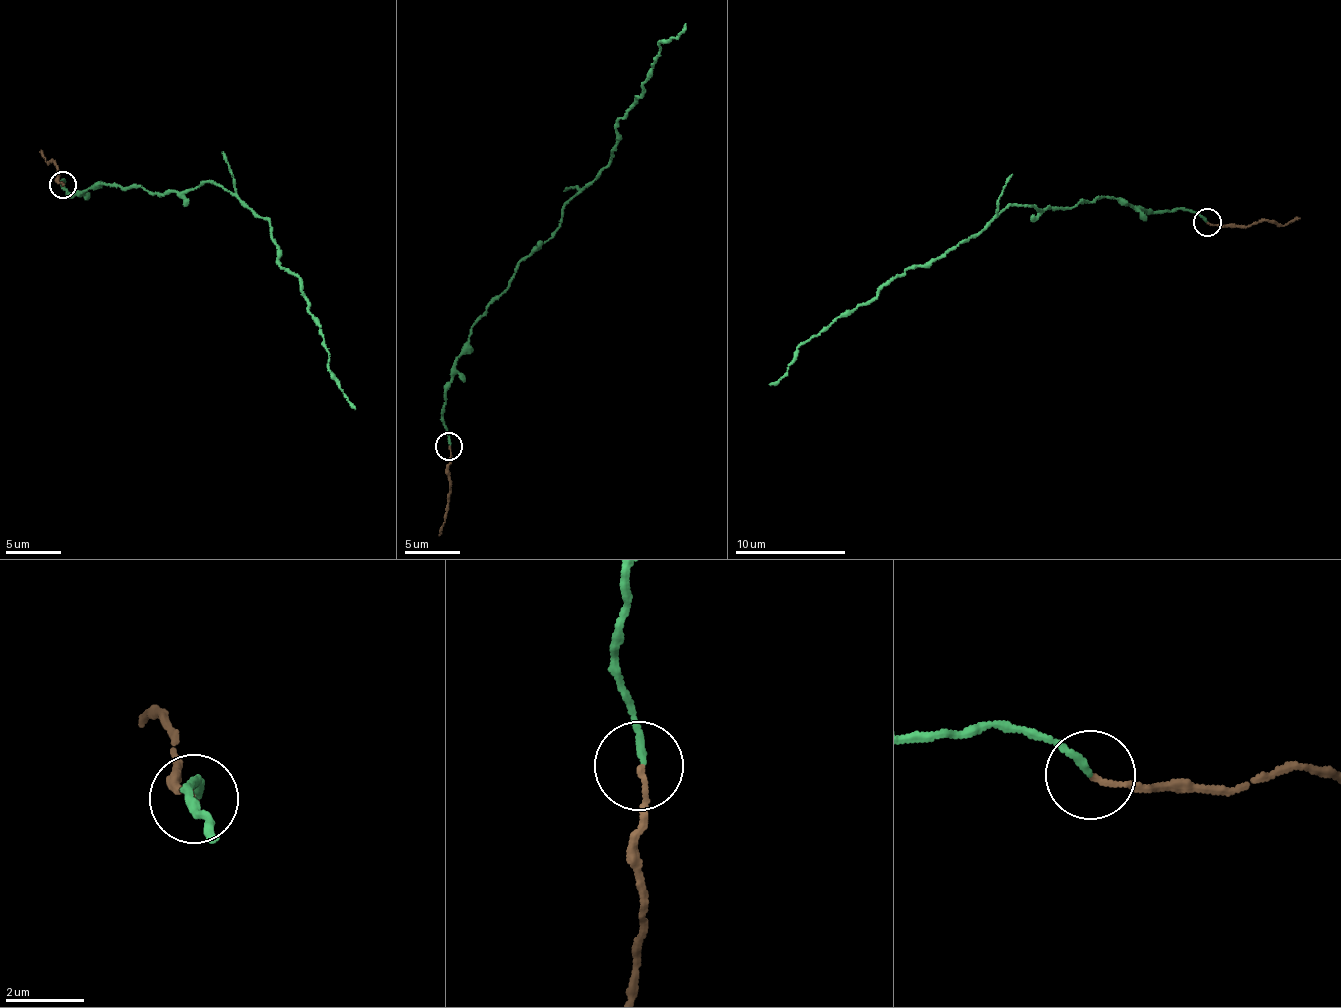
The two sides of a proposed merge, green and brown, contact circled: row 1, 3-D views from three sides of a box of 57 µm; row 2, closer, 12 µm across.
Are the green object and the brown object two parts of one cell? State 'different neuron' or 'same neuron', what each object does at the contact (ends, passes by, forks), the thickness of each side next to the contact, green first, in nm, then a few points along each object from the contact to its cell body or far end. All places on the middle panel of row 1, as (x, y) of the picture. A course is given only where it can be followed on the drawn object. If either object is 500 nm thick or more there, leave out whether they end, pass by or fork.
same neuron; green ends there; brown ends there; 160 nm thick on the green side, 110 nm on the other; green runs (449, 445), (445, 387), (471, 331), (609, 162), (615, 121), (642, 94), (659, 43), (684, 23); brown runs (449, 445), (447, 509), (439, 535)

